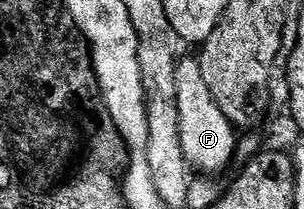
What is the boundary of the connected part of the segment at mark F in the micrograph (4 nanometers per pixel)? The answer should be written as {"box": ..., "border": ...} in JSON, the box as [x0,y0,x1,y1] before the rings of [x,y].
{"box":[175,57,237,170],"border":[[[182,57],[177,64],[177,102],[175,109],[179,112],[179,132],[181,133],[182,152],[190,167],[198,166],[201,170],[221,170],[233,158],[237,150],[237,138],[233,123],[223,116],[219,104],[203,80],[201,63],[196,57]]]}

